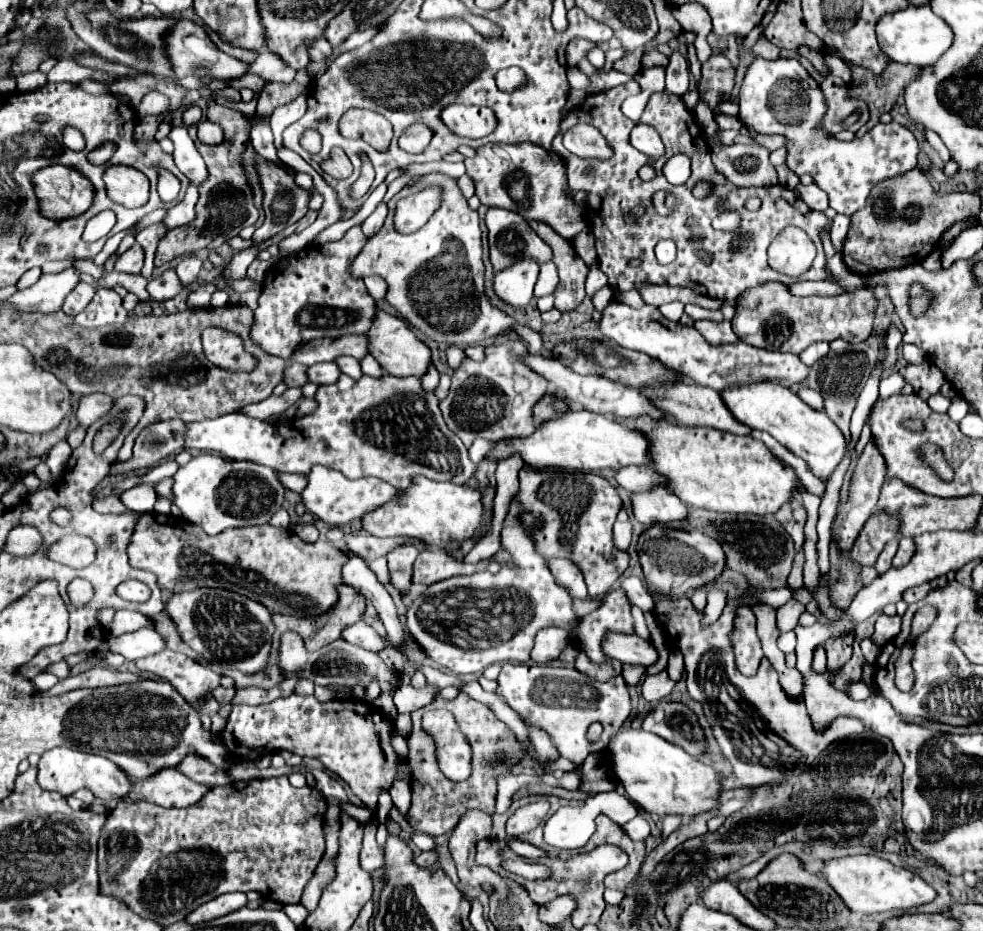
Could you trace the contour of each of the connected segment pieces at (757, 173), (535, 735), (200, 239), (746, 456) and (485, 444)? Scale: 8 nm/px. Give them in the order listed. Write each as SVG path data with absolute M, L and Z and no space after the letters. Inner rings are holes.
M717 145L711 151L711 159L717 171L721 171L735 185L741 187L777 185L777 171L769 163L769 149L761 145L747 147Z
M527 727L527 731L529 731L531 741L533 741L533 745L535 745L535 751L539 753L539 757L541 757L541 759L549 761L549 759L559 757L559 753L555 751L555 747L549 743L549 739L547 739L541 731L537 731L535 727Z
M209 171L209 179L199 187L199 201L195 205L197 217L183 227L167 231L167 235L159 241L155 251L155 265L163 265L165 261L171 261L181 255L195 253L197 249L217 249L225 241L233 239L245 225L253 225L259 217L259 209L253 207L253 197L249 187L233 187L225 175L213 175Z
M647 415L637 417L633 429L649 439L653 469L667 479L667 487L687 505L721 513L767 515L775 513L791 497L793 469L783 465L761 441L717 429L683 427L665 419L655 421Z
M475 439L473 445L469 447L469 457L471 457L471 461L473 461L473 463L483 461L483 457L491 451L491 447L493 447L493 441L487 439Z

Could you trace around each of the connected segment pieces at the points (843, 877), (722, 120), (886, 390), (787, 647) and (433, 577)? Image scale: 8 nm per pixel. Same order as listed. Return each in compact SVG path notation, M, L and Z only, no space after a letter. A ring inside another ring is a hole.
M849 855L839 859L829 859L825 861L821 875L841 897L847 909L855 913L883 913L891 909L911 909L935 899L933 887L927 885L921 877L877 855Z
M715 113L715 121L719 123L721 129L741 129L741 121L735 115L727 115L727 113Z
M891 373L889 377L881 377L881 389L879 395L881 397L889 397L889 395L897 395L901 391L901 387L905 385L905 379L901 379L899 373Z
M789 631L789 633L781 633L779 639L777 639L777 647L783 651L783 653L791 653L795 651L795 633Z
M425 549L419 553L413 569L413 583L431 585L435 581L455 577L455 575L471 575L477 573L477 565L463 563L453 555L439 549Z

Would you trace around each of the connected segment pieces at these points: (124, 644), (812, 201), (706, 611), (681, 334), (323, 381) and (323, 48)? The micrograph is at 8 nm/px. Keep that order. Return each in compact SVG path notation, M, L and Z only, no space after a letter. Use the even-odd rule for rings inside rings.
M133 631L119 637L109 637L111 653L119 653L129 661L149 657L165 647L165 641L157 631Z
M815 183L797 185L797 193L807 203L807 207L813 209L813 211L825 211L829 207L829 199L827 199L825 191L821 187L817 187Z
M711 589L707 594L707 605L703 609L703 625L712 625L720 617L726 605L726 594L720 589Z
M611 301L603 309L597 327L603 333L603 337L607 337L611 343L621 345L625 349L647 353L651 359L657 359L663 367L675 371L675 375L687 377L693 383L711 387L715 391L723 391L725 387L751 383L751 381L773 381L791 387L793 383L801 383L809 373L809 367L803 365L797 355L791 353L765 351L741 341L731 345L717 345L717 347L709 345L699 335L697 329L665 319L653 305L643 305L641 309L633 309L625 303Z
M317 363L307 369L309 381L317 383L317 385L331 385L339 379L339 375L341 375L341 371L335 363Z
M323 37L311 41L311 45L307 49L307 55L309 55L311 61L323 61L329 53L331 53L331 45Z

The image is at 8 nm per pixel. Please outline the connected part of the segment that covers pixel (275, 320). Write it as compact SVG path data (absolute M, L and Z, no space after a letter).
M357 225L357 227L351 227L345 233L345 237L339 241L331 241L325 245L313 245L313 247L309 245L277 261L277 265L271 267L269 275L265 277L265 287L261 291L259 307L255 311L255 321L251 327L251 341L261 345L261 349L269 351L271 355L289 357L297 347L301 347L301 343L307 343L309 339L341 337L347 333L365 333L365 327L369 327L369 315L373 315L375 301L367 293L363 279L351 275L349 271L349 263L359 255L365 241L367 237Z

